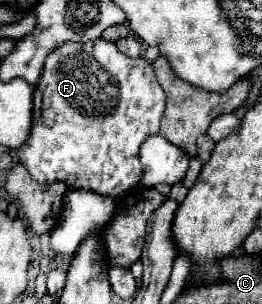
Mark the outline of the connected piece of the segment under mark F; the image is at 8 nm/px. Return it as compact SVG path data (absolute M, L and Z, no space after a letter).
M102 37L86 43L66 41L46 57L44 73L34 89L32 133L26 145L20 147L18 157L40 183L64 181L70 189L86 189L116 199L140 181L142 165L138 161L138 147L146 137L158 133L164 105L164 91L150 61L144 57L128 57L118 51L116 43Z

